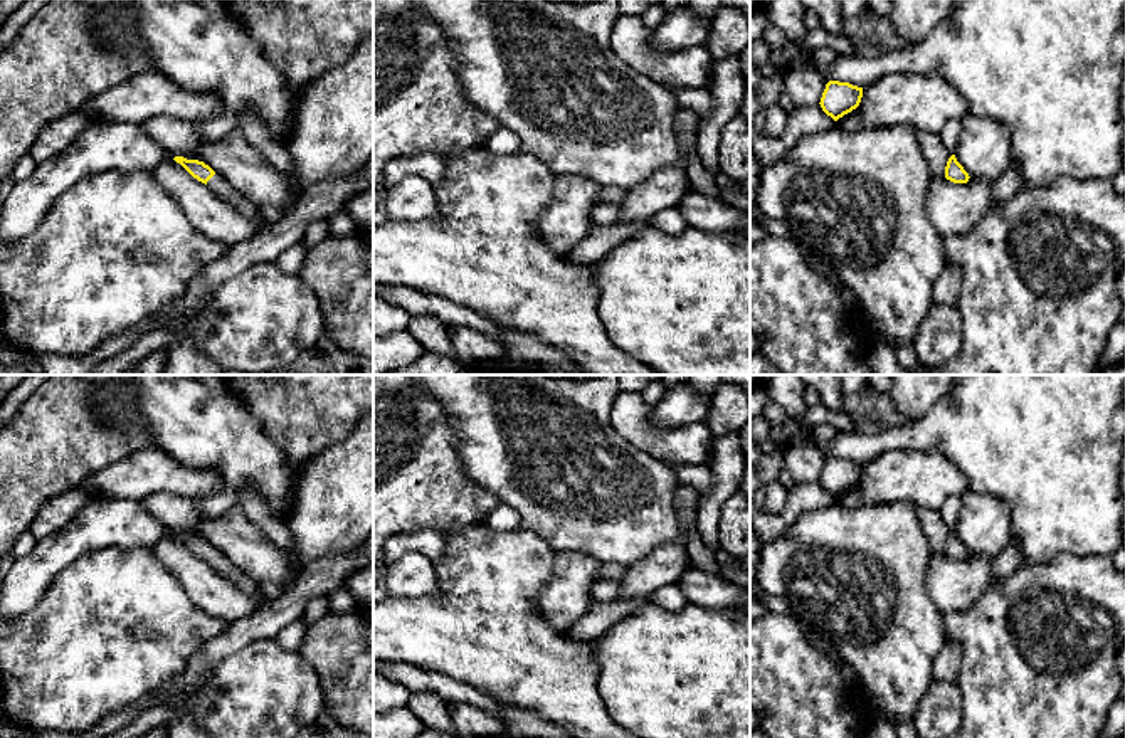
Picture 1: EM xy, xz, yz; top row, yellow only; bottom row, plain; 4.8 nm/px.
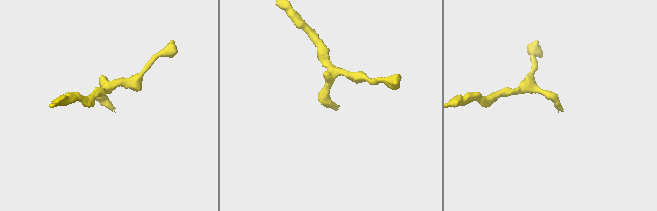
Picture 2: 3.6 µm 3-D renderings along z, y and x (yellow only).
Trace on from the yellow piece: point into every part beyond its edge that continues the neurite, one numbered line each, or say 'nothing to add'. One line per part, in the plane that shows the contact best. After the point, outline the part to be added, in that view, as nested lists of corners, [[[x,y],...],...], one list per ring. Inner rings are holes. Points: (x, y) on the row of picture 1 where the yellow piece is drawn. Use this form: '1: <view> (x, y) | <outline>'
1: xy (217, 184) | [[[214,175],[207,185],[227,203],[237,208],[259,230],[266,225],[259,205],[242,197],[220,175]]]

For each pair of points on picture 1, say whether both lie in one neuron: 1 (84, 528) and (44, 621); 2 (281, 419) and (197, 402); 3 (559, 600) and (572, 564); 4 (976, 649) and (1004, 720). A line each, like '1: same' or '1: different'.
1: different
2: different
3: same
4: same

